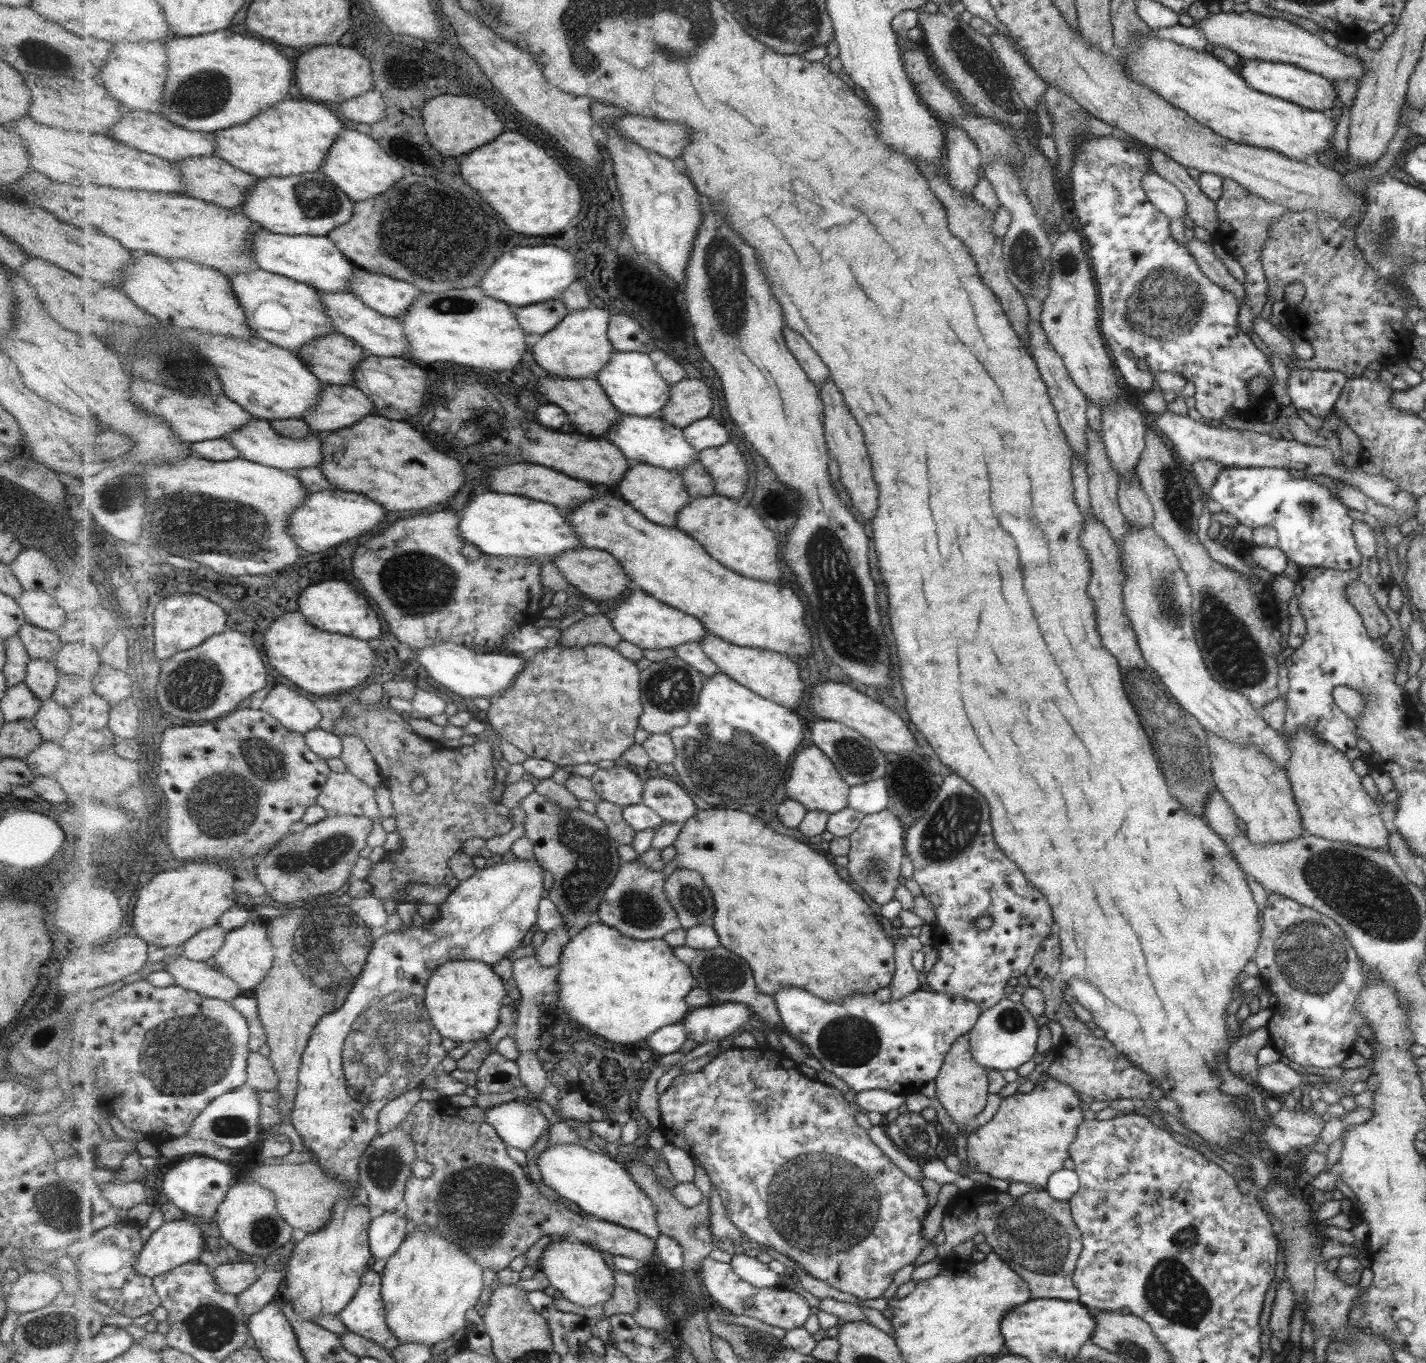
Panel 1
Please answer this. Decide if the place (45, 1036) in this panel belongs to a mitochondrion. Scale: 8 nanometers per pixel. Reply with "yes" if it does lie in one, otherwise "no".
yes

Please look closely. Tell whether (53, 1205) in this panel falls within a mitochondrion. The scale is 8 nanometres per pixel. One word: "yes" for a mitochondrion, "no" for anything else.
yes

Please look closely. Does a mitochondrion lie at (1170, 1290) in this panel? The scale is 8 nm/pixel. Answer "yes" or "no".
yes

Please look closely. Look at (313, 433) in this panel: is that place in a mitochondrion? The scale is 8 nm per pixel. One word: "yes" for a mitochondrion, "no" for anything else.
no

